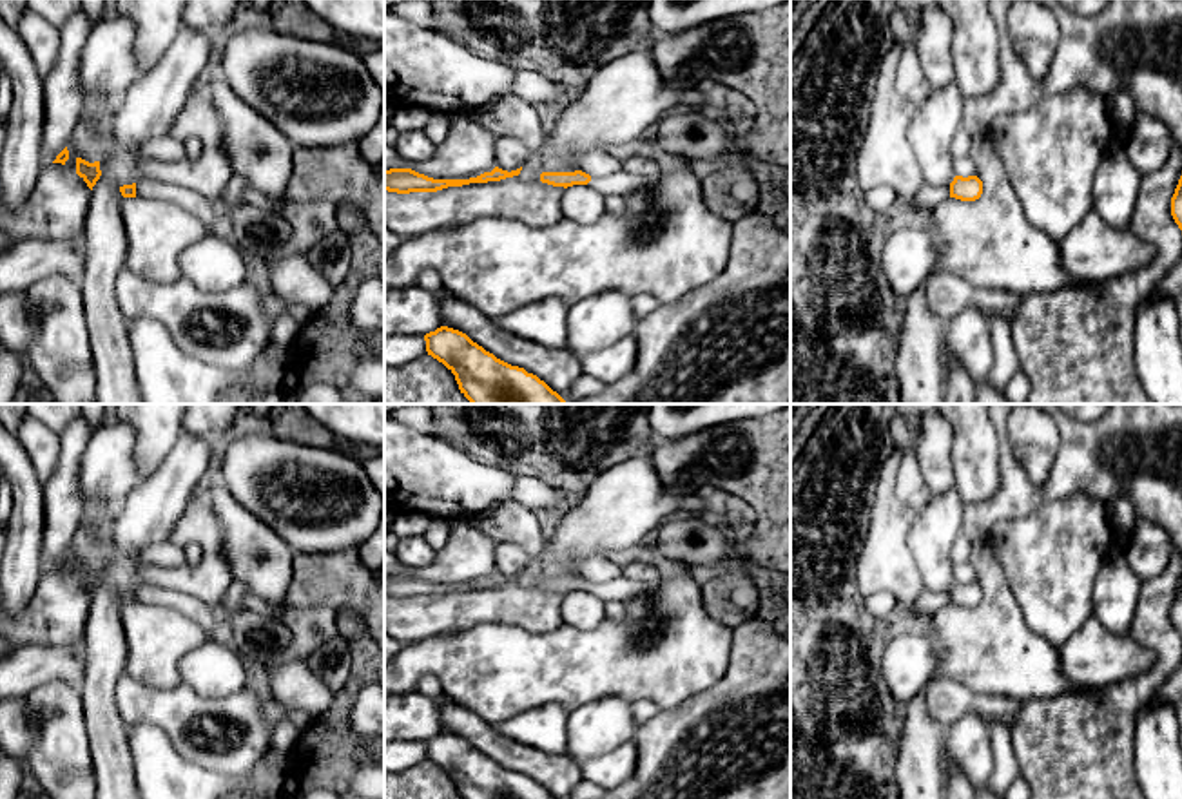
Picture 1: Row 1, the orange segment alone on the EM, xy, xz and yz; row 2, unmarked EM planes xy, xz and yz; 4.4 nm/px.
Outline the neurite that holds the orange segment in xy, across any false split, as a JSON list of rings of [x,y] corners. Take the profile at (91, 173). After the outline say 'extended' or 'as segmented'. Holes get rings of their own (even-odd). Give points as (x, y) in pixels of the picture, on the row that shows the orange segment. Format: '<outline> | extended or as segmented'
[[[76,158],[76,174],[87,183],[87,187],[92,190],[96,181],[102,176],[100,161],[89,163],[82,158]]] | as segmented

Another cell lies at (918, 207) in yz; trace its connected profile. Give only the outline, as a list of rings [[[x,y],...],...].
[[[925,183],[916,196],[901,199],[896,212],[901,219],[921,221],[946,197],[950,197],[950,187]]]

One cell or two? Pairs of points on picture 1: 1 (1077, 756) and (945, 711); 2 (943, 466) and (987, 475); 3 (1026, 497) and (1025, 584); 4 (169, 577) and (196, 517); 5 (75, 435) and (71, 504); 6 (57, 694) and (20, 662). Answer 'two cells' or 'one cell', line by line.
1: two cells
2: two cells
3: two cells
4: one cell
5: one cell
6: two cells

